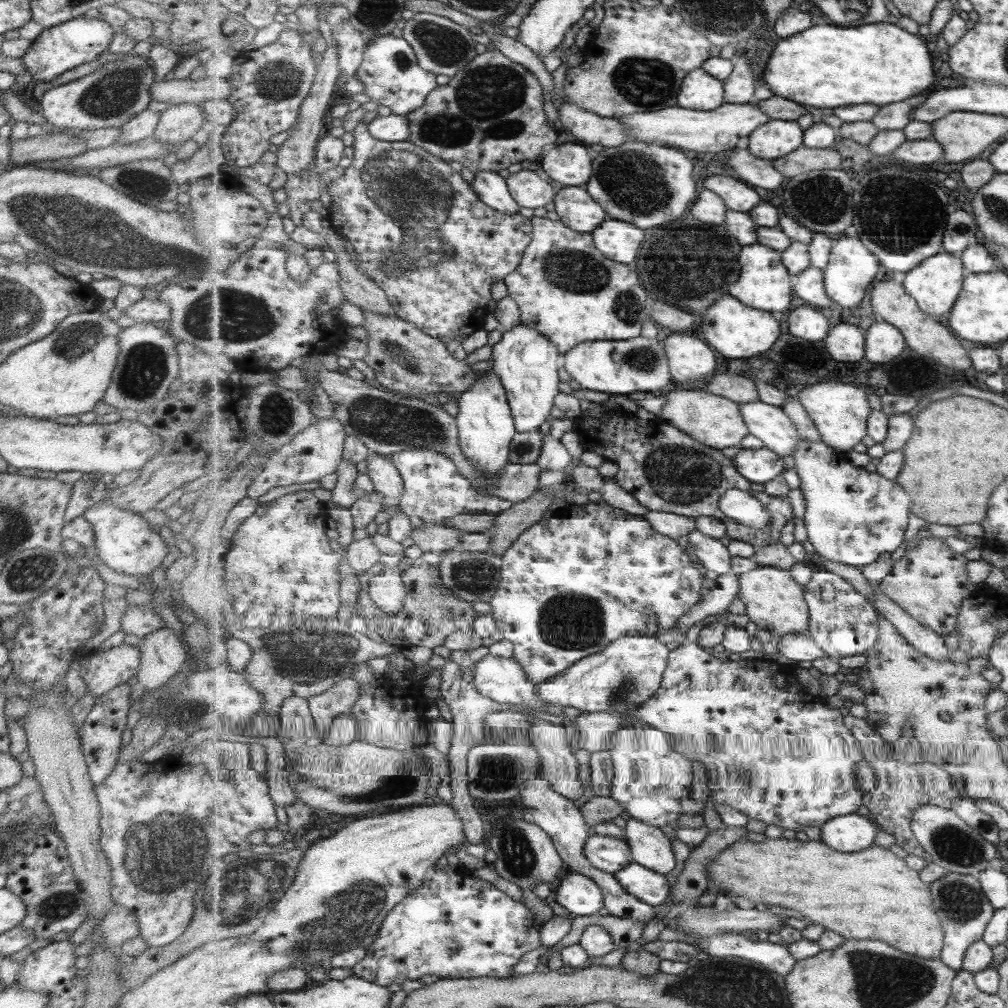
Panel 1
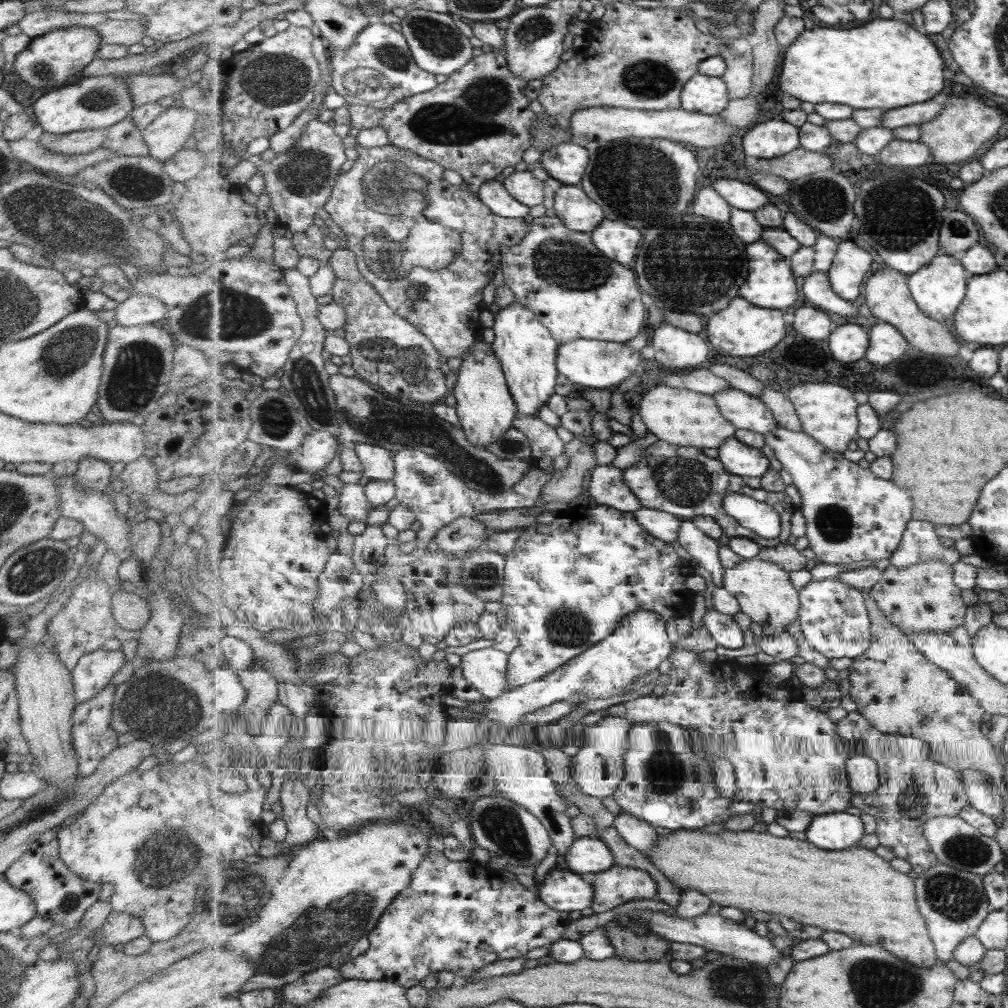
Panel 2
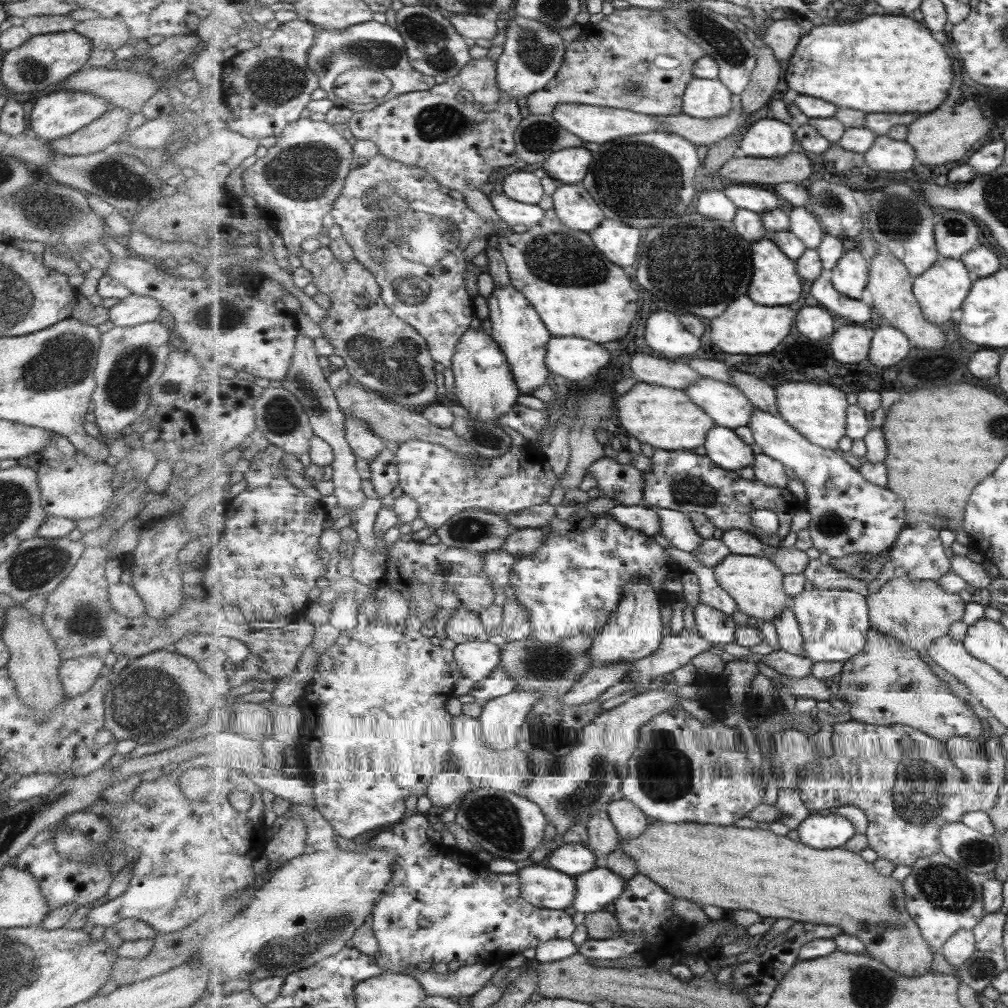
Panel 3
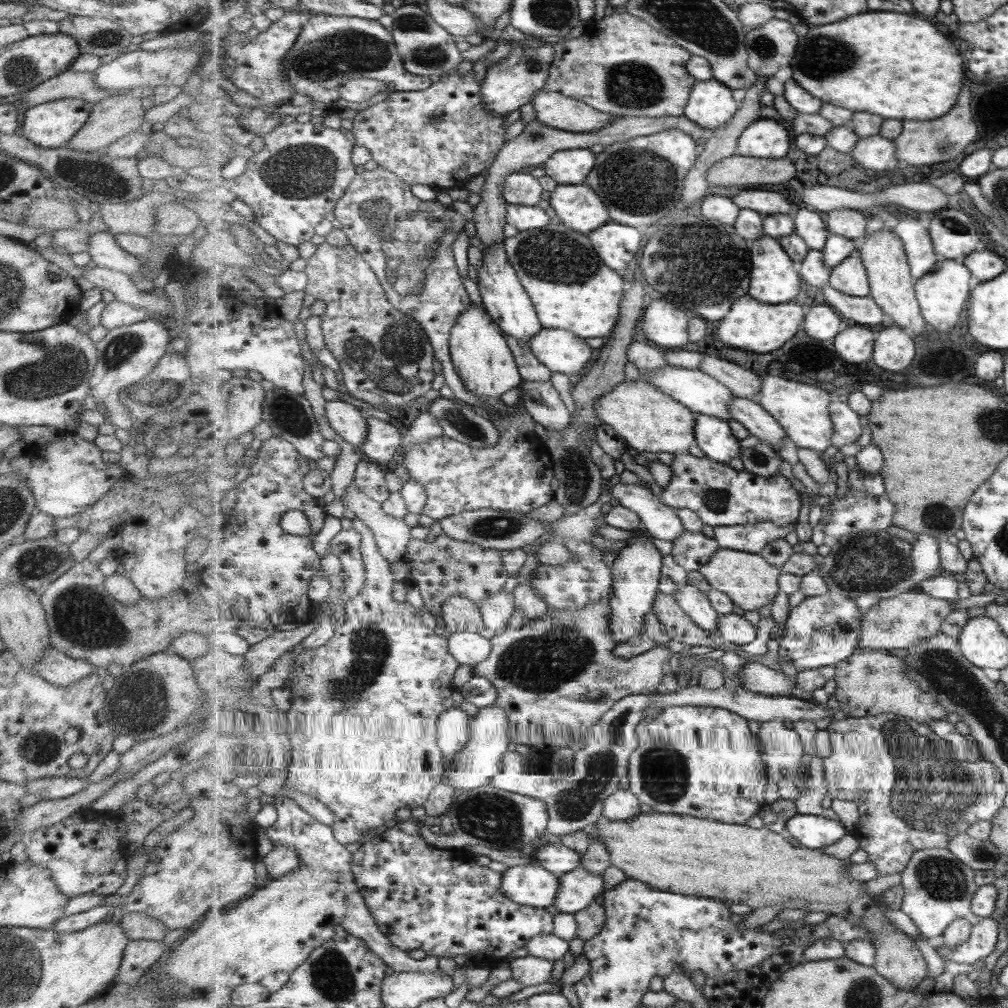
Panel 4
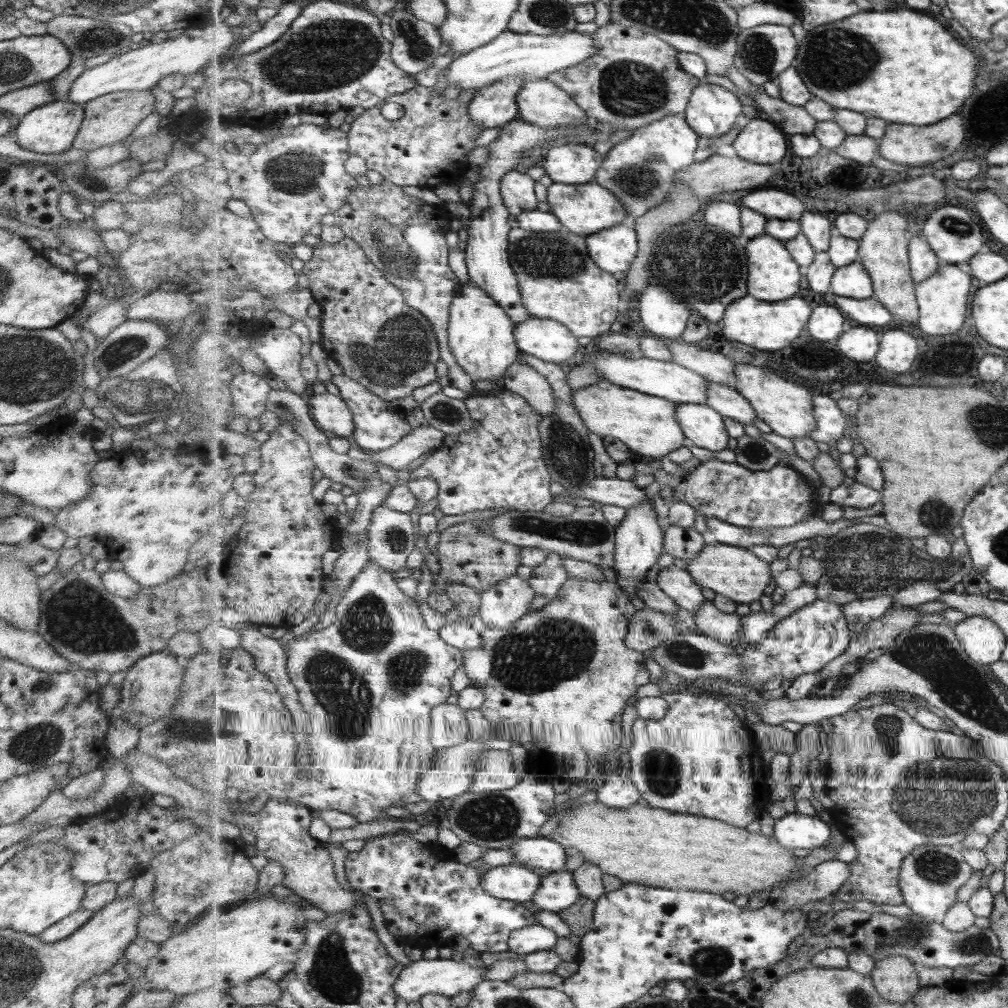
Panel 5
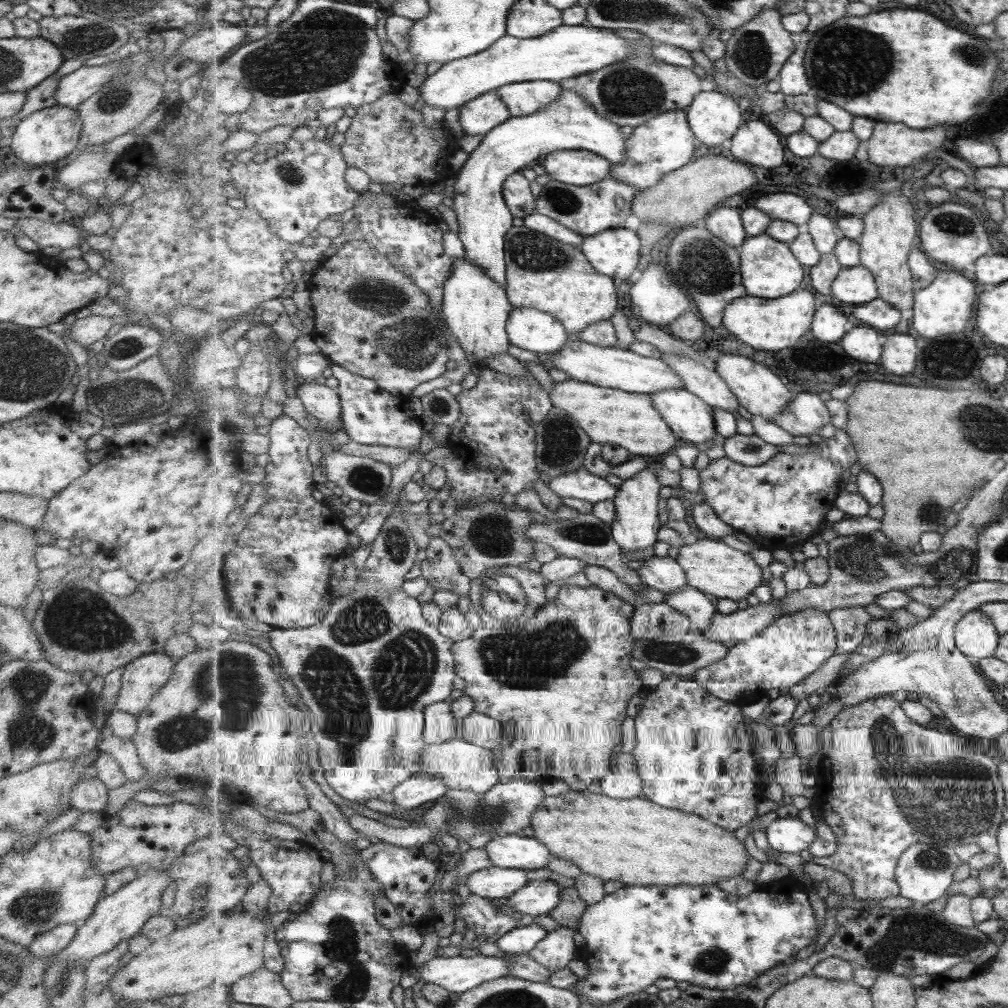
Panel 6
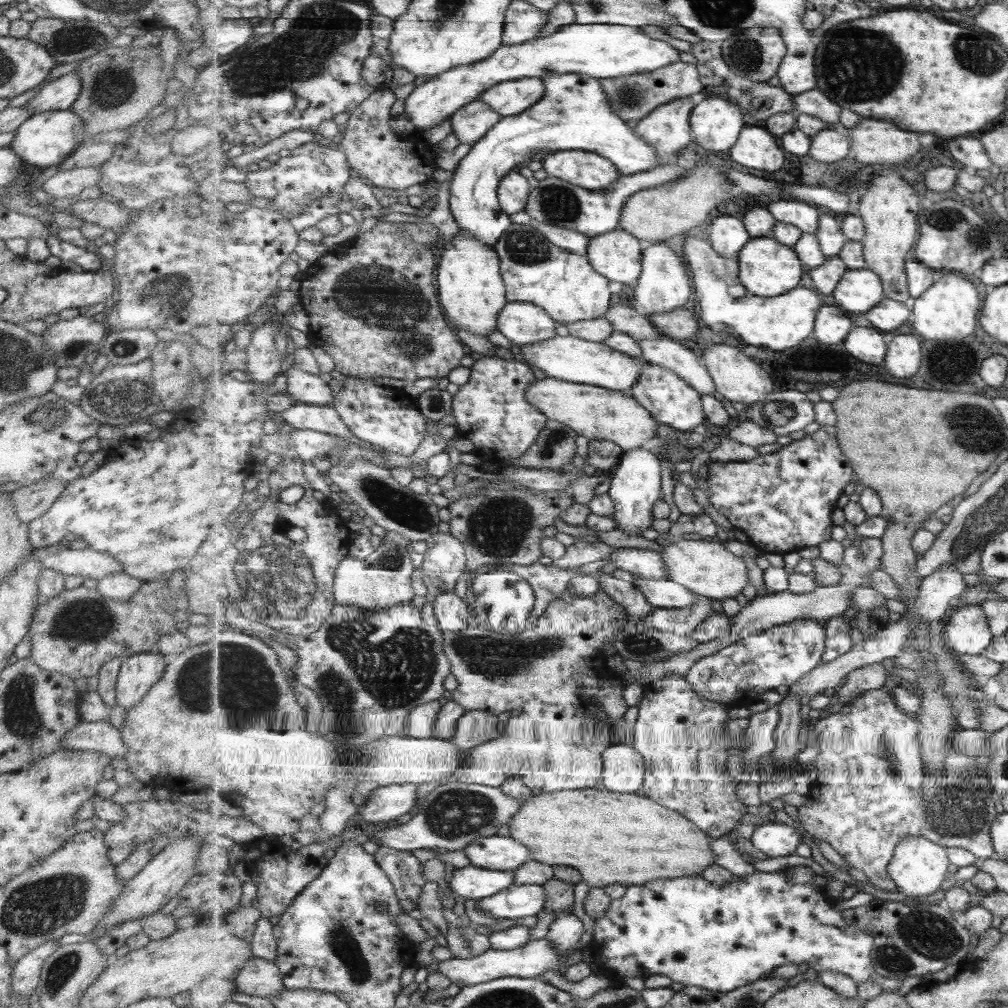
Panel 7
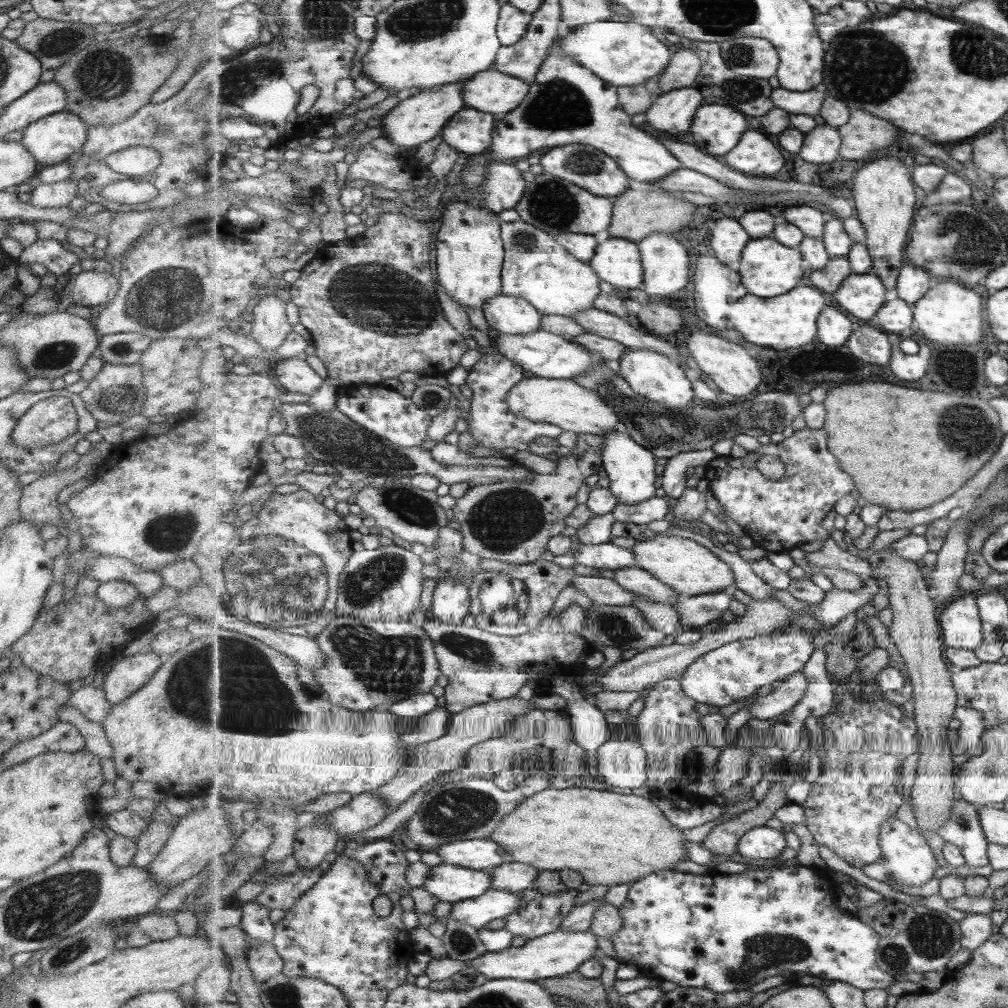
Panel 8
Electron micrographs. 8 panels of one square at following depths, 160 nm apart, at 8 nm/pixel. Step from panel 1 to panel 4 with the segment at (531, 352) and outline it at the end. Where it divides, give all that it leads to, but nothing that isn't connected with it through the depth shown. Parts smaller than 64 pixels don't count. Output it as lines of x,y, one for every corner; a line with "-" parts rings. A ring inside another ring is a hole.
504,244
491,246
483,252
482,267
478,269
478,285
483,298
483,306
491,318
506,332
524,340
529,346
534,336
544,327
539,319
530,293
526,291
518,272
509,260

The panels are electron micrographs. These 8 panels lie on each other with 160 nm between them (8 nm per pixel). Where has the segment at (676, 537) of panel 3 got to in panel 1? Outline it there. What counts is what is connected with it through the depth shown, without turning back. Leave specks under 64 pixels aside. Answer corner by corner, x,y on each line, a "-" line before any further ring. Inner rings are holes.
697,529
691,532
691,534
688,534
688,538
691,553
698,562
701,562
703,570
712,570
713,572
716,572
718,576
729,574
732,571
733,556
730,553
728,546
721,544
721,540
711,538

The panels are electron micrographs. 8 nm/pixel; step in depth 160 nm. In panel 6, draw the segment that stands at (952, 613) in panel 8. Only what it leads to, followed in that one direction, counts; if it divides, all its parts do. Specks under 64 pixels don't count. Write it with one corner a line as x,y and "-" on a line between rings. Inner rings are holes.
974,610
957,623
953,637
959,651
977,665
983,659
995,657
1001,635
994,619
981,610

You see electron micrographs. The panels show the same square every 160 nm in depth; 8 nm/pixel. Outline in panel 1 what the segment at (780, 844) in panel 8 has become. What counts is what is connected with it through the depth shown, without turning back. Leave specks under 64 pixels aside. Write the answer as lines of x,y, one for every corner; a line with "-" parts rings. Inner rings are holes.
848,814
828,820
822,827
822,841
839,852
859,852
873,846
880,828
865,815

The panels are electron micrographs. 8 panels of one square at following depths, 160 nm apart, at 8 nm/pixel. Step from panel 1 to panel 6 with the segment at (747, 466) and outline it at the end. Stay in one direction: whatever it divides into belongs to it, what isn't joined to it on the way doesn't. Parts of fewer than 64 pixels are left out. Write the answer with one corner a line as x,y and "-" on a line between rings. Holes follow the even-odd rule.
665,389
648,394
663,420
684,441
701,444
715,438
714,408
689,389

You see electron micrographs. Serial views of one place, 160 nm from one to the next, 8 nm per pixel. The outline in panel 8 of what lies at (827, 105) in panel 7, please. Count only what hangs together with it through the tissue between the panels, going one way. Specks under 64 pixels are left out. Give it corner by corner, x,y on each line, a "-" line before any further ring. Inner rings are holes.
781,86
774,88
770,99
790,114
804,114
815,116
820,114
823,101
826,99
826,91
823,88
809,90
807,92
793,92

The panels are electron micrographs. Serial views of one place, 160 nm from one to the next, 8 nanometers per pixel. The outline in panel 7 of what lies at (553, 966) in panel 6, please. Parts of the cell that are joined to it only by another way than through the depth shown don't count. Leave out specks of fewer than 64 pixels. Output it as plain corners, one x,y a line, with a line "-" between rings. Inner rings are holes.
569,913
557,917
550,925
548,933
542,934
556,946
556,949
564,953
572,953
585,932
583,920
579,916

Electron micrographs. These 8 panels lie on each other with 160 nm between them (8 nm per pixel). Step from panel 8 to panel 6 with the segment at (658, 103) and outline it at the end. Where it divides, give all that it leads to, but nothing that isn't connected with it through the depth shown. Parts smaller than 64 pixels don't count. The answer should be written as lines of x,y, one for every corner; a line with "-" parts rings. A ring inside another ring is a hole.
675,109
654,116
634,129
626,140
627,159
625,163
612,166
610,176
607,178
623,181
623,184
633,186
637,193
646,191
647,188
659,184
659,181
667,174
693,162
693,154
697,150
697,144
695,144
697,139
691,128
686,109

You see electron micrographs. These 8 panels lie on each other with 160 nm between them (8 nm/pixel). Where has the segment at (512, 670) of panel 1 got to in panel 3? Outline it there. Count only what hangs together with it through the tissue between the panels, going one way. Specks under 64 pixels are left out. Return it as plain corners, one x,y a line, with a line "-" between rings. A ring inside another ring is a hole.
465,642
458,644
454,650
454,658
462,669
463,677
471,679
473,683
483,682
489,678
501,664
503,650
491,642

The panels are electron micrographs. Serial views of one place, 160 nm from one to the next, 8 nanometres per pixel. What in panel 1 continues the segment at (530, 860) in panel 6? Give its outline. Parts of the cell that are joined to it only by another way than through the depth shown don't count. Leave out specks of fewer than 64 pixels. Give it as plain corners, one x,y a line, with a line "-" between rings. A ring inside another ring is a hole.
591,834
585,845
585,856
603,872
616,873
633,862
630,844
625,839

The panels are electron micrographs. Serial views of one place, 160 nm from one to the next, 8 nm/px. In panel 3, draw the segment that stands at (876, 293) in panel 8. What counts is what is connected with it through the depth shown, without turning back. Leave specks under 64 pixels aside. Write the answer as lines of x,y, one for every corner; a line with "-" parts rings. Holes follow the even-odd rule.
860,248
848,250
832,270
831,280
843,296
859,300
868,288
870,260

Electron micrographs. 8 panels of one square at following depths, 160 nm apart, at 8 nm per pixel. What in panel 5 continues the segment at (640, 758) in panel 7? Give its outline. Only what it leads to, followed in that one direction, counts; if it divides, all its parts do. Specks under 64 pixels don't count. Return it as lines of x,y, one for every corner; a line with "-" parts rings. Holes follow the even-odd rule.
618,772
608,776
607,784
599,789
597,800
616,809
626,809
639,802
642,797
630,777
625,778

